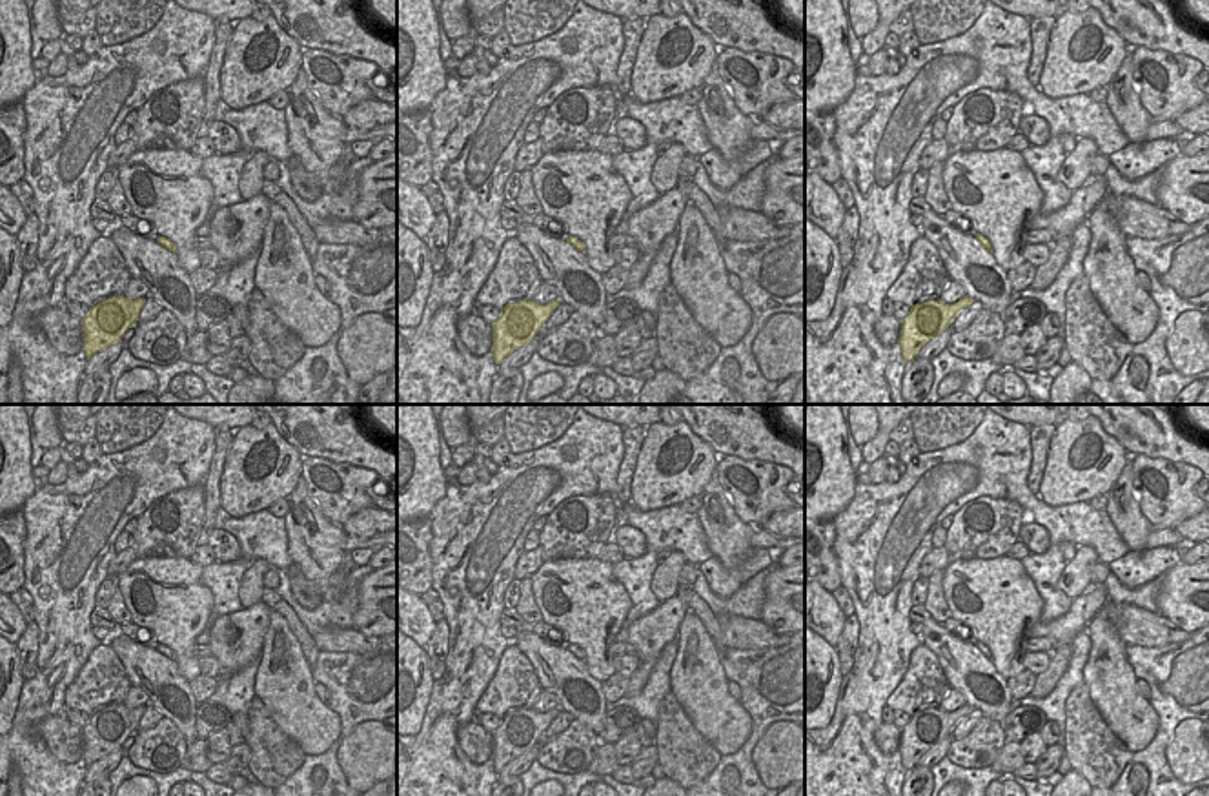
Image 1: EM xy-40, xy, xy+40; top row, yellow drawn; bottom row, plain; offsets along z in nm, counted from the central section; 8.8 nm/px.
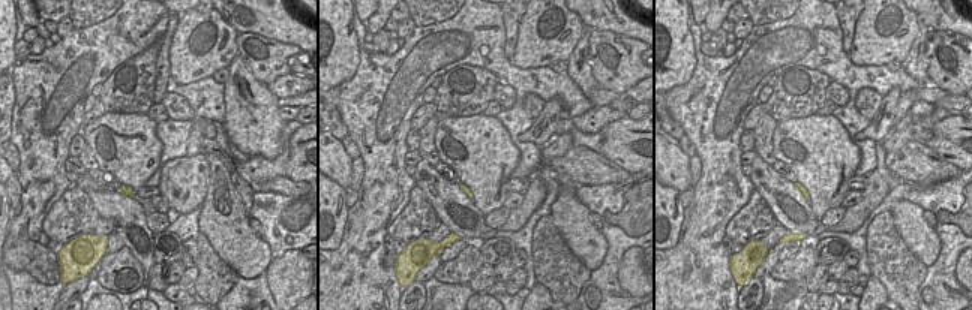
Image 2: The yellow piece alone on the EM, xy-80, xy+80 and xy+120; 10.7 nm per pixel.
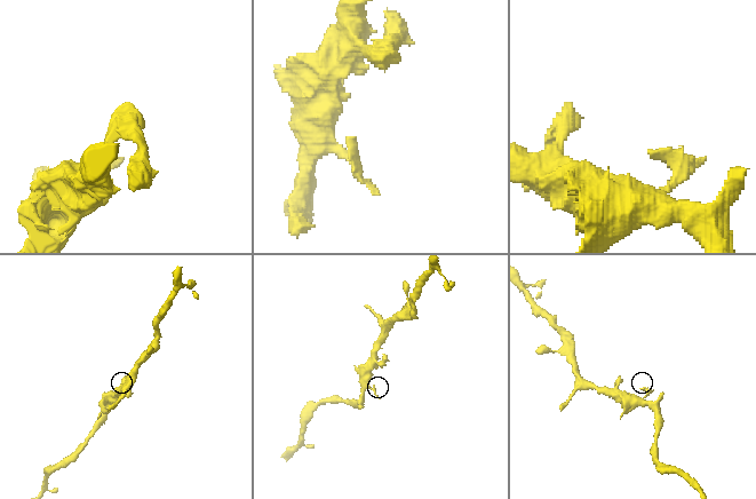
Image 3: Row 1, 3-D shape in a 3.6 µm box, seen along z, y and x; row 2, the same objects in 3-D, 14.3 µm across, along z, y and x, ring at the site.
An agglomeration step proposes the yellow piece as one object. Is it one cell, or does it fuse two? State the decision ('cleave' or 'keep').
keep

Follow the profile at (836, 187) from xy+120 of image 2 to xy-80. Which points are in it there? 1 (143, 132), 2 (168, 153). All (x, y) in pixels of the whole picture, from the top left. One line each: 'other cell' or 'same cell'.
1: same cell
2: other cell

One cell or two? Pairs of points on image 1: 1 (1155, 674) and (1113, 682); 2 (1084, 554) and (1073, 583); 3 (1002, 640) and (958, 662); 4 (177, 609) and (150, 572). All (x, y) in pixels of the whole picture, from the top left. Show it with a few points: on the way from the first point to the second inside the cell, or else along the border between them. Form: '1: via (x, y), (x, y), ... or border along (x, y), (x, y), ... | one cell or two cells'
1: border along (1124, 645), (1124, 656), (1137, 678) | two cells
2: via (1084, 561), (1076, 576) | one cell
3: border along (991, 662), (1005, 680) | two cells
4: via (170, 600), (164, 594), (164, 583), (159, 580) | one cell

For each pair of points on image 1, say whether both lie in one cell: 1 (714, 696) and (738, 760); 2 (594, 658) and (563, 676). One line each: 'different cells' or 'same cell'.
1: different cells
2: different cells

